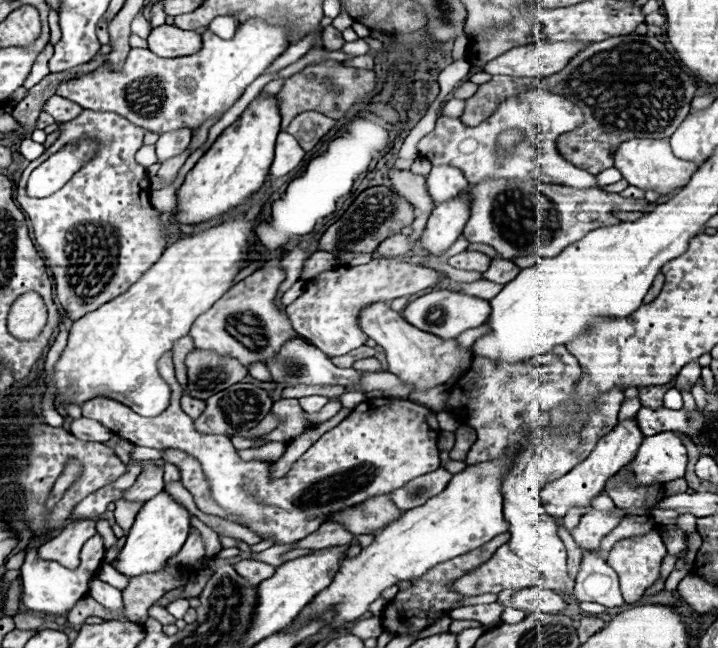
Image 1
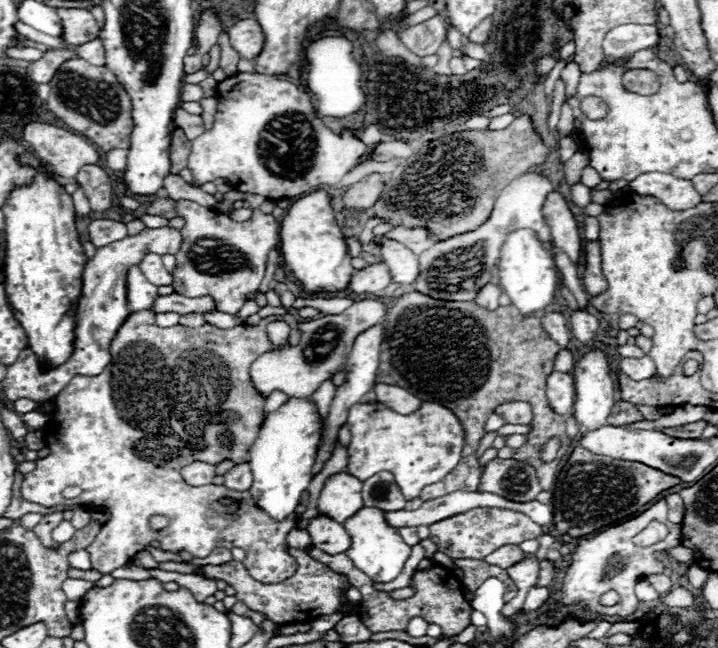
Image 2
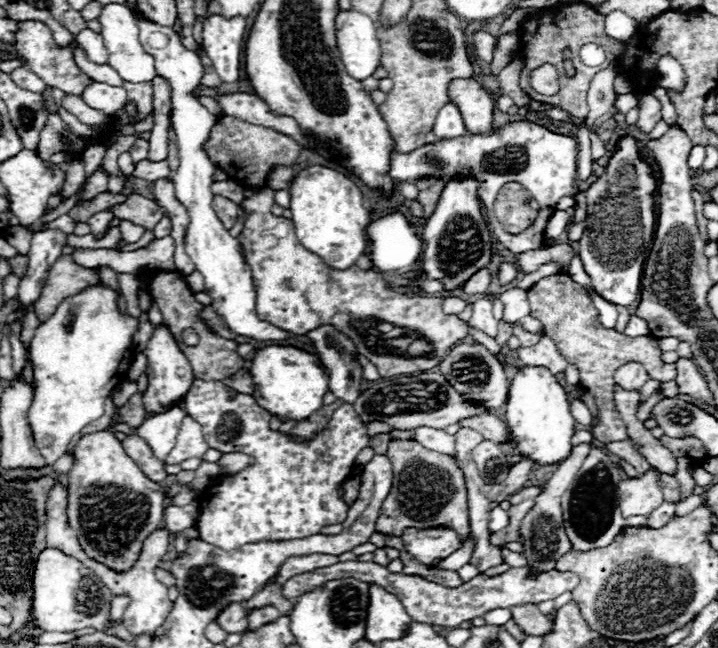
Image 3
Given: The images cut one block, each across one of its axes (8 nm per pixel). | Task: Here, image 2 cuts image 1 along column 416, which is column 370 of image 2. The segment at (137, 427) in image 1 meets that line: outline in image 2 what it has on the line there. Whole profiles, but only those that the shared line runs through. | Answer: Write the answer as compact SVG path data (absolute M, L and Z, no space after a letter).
M378 402L356 404L352 406L346 424L352 432L346 472L362 482L382 470L392 472L406 500L418 498L424 486L440 482L462 458L464 428L452 410L436 402L424 402L412 414L398 414Z

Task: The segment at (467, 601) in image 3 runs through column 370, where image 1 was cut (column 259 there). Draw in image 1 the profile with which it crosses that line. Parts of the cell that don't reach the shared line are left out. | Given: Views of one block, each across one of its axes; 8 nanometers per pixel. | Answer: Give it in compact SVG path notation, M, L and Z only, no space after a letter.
M240 560L234 564L236 572L248 580L248 584L260 584L262 580L268 580L272 574L274 574L274 566L270 564L264 564L264 562L258 562L258 560Z

